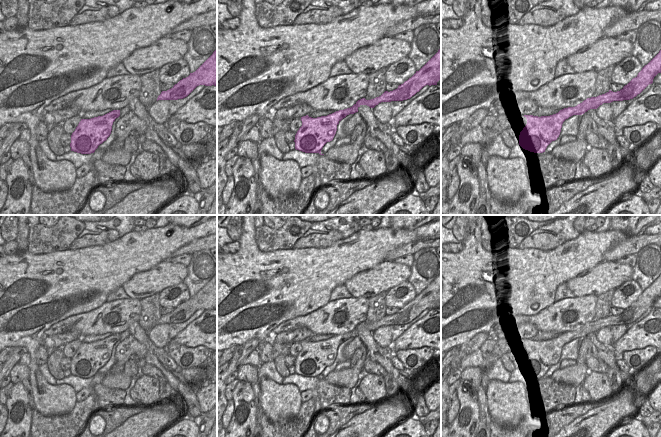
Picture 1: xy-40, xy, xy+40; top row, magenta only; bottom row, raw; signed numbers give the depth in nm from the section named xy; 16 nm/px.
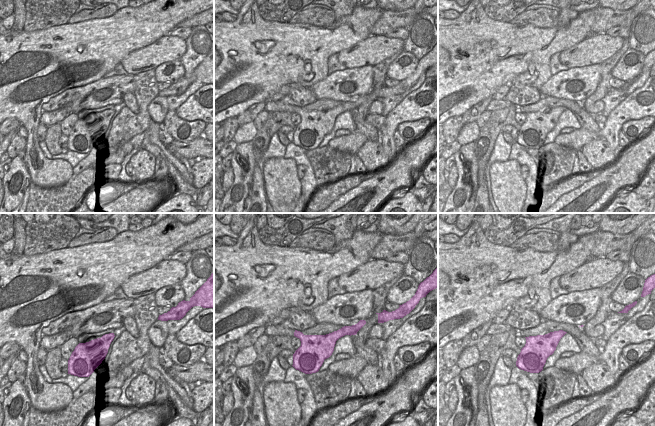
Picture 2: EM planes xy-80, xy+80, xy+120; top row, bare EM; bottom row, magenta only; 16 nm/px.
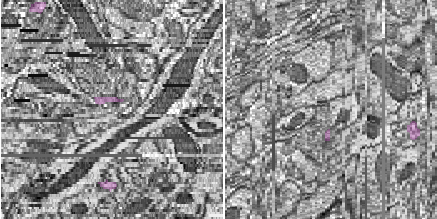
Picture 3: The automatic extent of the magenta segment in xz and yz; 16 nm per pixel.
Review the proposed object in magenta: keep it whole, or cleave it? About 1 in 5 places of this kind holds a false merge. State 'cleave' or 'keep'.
keep

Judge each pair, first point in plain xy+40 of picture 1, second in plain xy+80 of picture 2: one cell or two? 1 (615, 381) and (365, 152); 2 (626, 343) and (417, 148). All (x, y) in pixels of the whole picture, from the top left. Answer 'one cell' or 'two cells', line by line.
1: two cells
2: two cells

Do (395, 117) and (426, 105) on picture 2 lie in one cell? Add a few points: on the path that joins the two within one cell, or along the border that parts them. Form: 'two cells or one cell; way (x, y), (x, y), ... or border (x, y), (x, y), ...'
one cell; way (403, 112), (418, 106)

